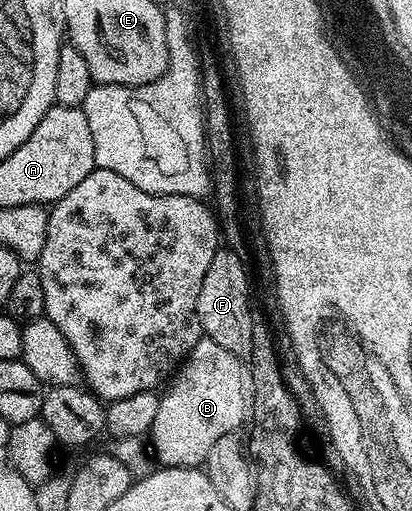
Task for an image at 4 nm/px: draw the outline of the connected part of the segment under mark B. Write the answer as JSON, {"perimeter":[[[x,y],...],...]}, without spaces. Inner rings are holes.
{"perimeter":[[[201,336],[198,344],[180,363],[174,377],[167,383],[166,389],[160,394],[158,412],[154,415],[154,424],[150,431],[150,450],[155,461],[161,467],[186,466],[189,468],[203,467],[204,461],[210,456],[210,448],[222,440],[222,436],[239,431],[240,421],[245,421],[250,410],[250,390],[246,385],[246,366],[234,352],[226,352],[214,340]]]}

